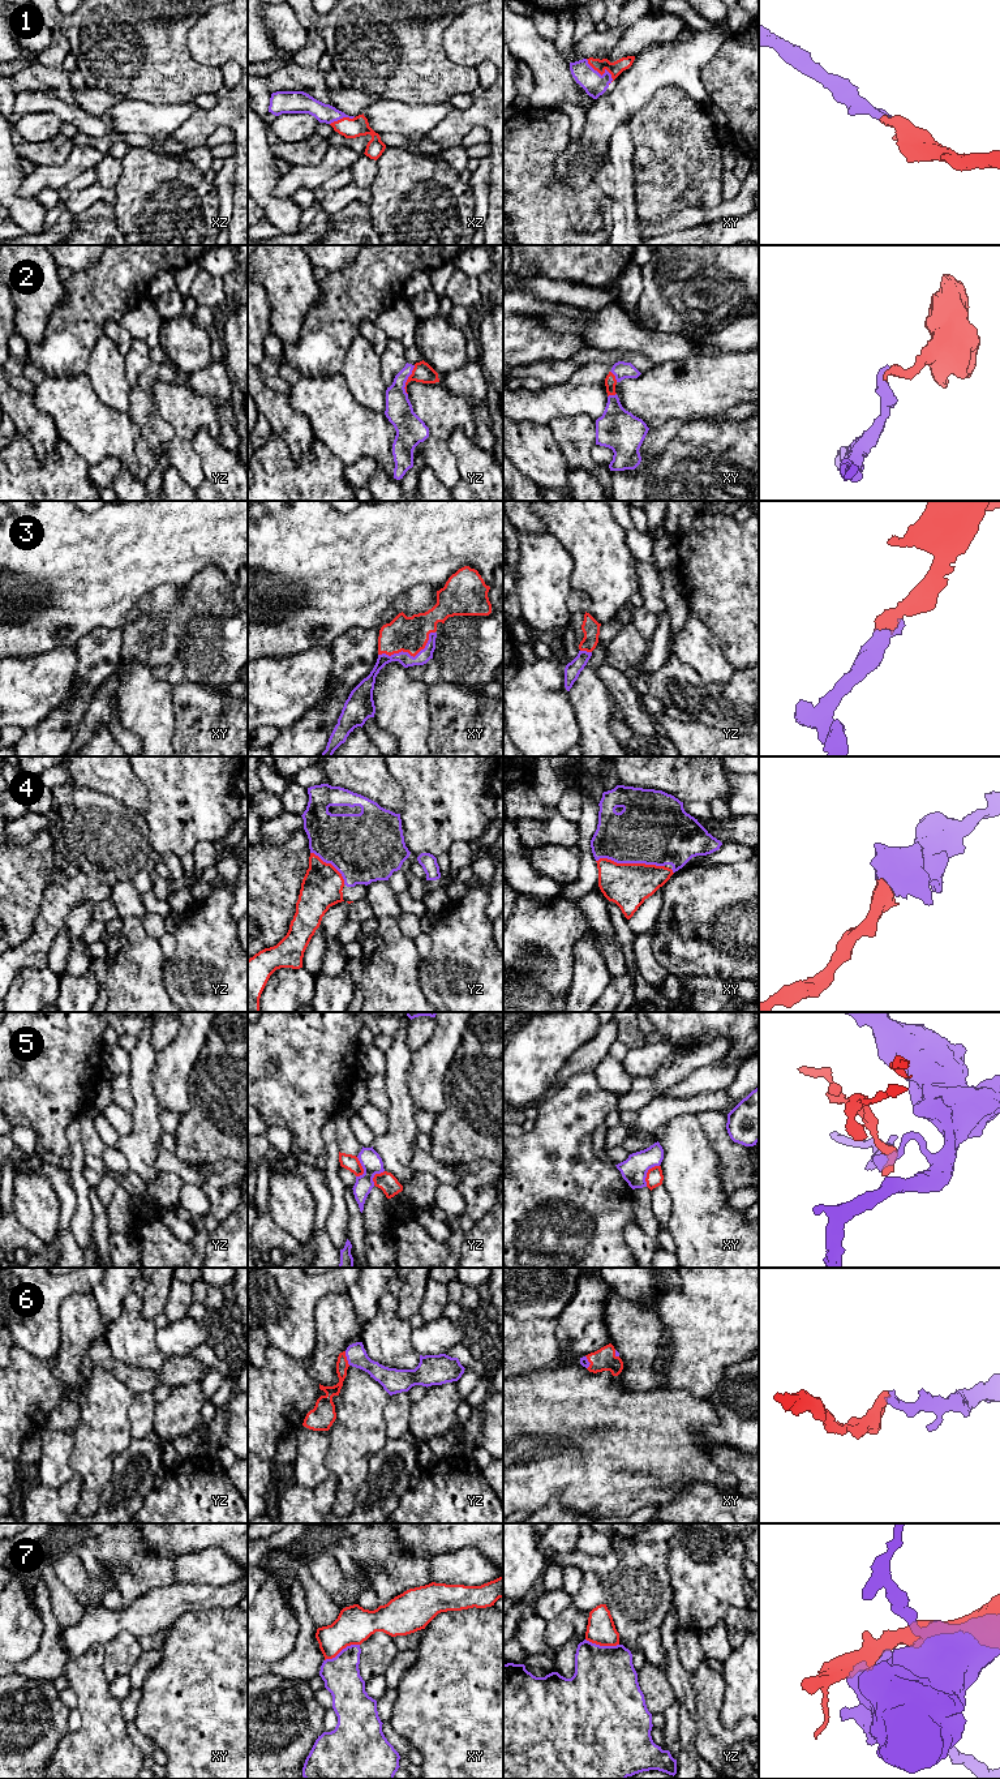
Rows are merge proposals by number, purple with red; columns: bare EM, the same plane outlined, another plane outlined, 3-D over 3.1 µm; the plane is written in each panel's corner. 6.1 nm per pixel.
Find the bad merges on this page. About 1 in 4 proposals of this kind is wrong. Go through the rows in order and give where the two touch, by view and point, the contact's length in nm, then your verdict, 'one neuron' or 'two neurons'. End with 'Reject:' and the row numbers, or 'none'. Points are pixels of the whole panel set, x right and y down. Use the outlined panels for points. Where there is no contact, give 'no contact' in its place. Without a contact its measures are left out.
1: xy (599, 73) | 220 nm | one neuron
2: yz (407, 378) | 190 nm | one neuron
3: xy (410, 655) | 380 nm | one neuron
4: xy (630, 862) | 420 nm | one neuron
5: xy (647, 1171) | 160 nm | two neurons
6: yz (347, 1358) | 90 nm | one neuron
7: xy (343, 1649) | 240 nm | two neurons
Reject: 5, 7

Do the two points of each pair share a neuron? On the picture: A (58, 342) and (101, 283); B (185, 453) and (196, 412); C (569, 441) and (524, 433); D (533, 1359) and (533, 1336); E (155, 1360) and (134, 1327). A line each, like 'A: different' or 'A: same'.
A: same
B: same
C: different
D: same
E: same

